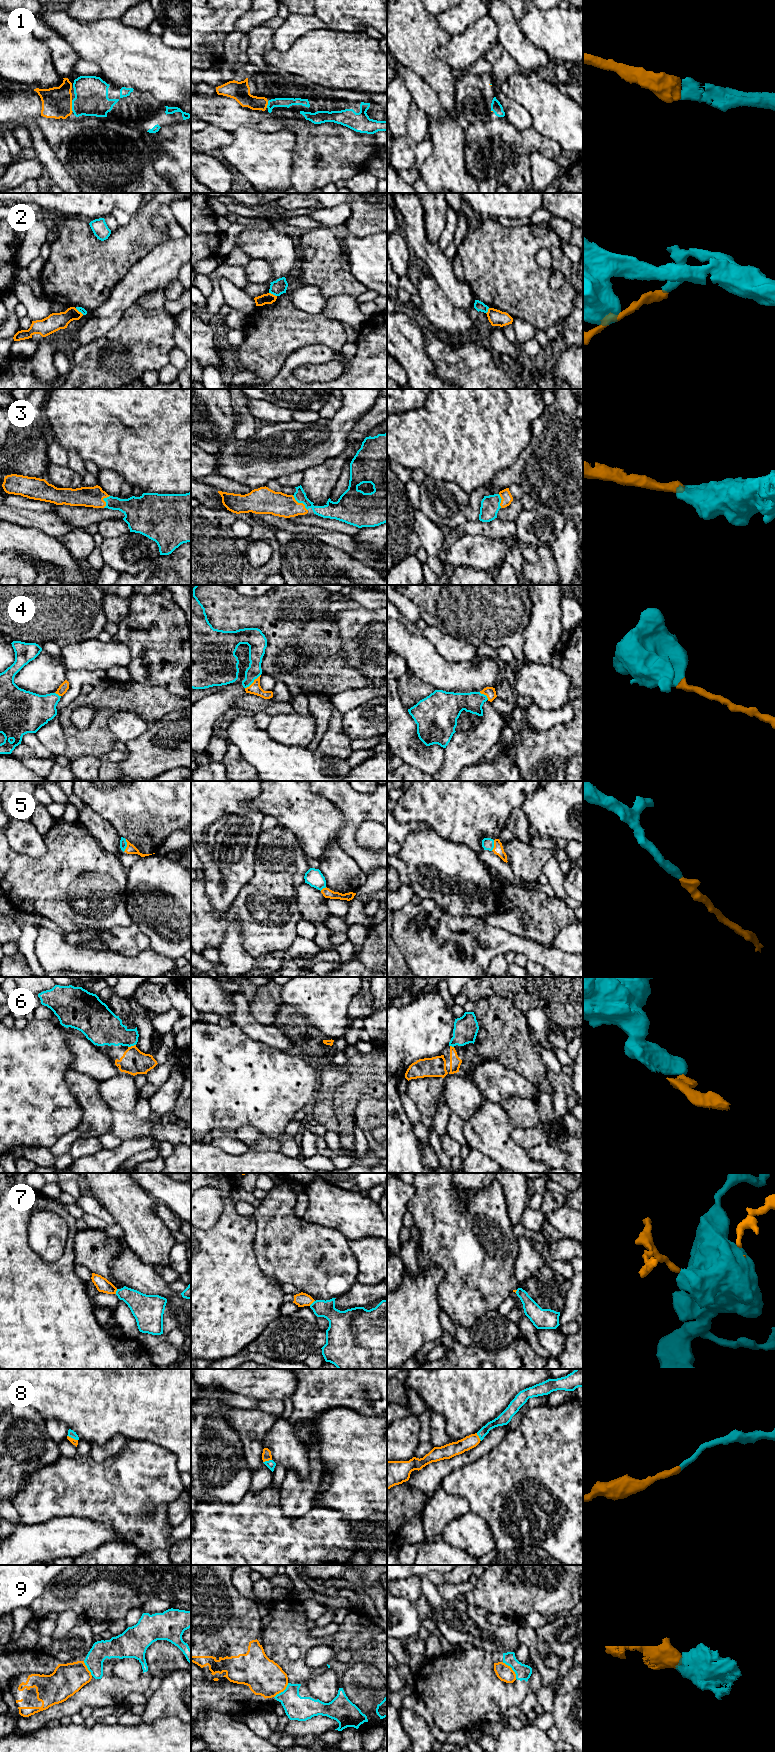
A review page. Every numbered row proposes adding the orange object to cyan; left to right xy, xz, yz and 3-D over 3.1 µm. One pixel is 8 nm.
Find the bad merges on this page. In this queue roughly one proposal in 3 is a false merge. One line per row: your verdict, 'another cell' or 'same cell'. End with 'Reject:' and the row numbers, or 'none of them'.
1: same cell
2: another cell
3: same cell
4: same cell
5: same cell
6: same cell
7: another cell
8: same cell
9: another cell
Reject: 2, 7, 9

